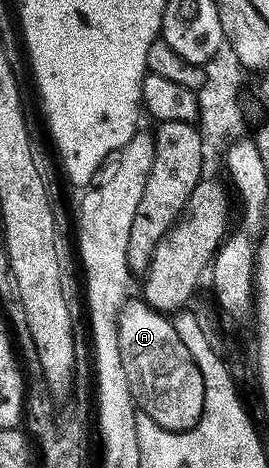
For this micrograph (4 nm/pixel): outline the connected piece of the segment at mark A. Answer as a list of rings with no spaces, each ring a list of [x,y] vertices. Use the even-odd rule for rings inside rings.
[[[143,299],[135,300],[128,300],[119,316],[119,342],[121,343],[121,359],[125,367],[125,375],[129,379],[142,416],[153,419],[156,427],[171,427],[179,420],[179,409],[182,406],[181,395],[188,372],[193,368],[189,347],[185,343],[181,343],[181,335],[177,335],[174,324],[164,314],[152,308]]]

